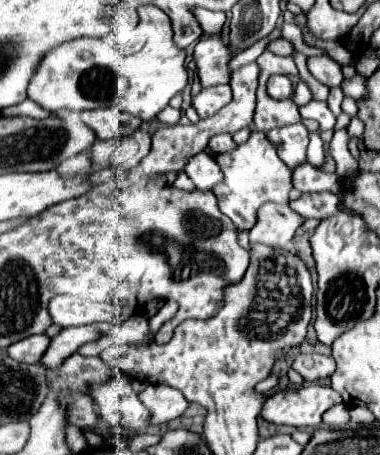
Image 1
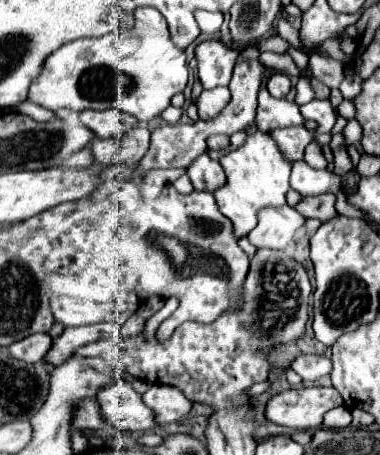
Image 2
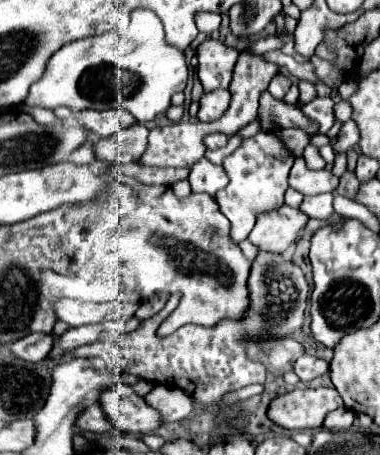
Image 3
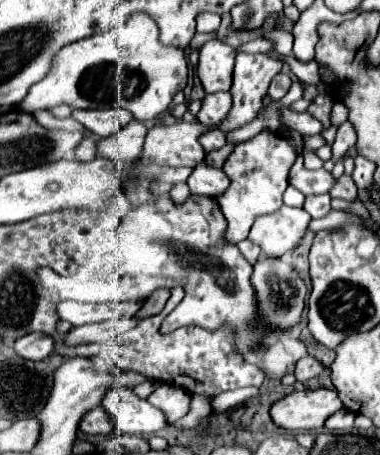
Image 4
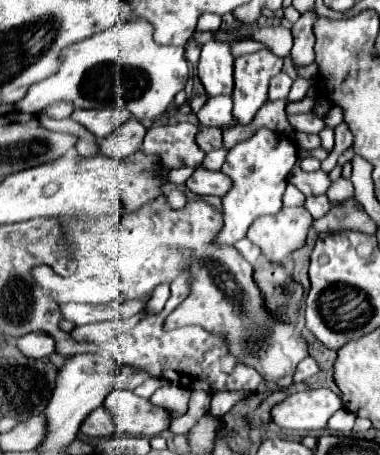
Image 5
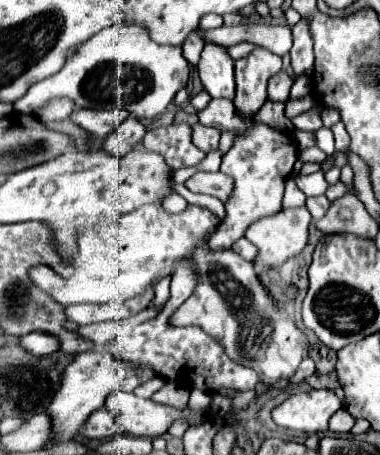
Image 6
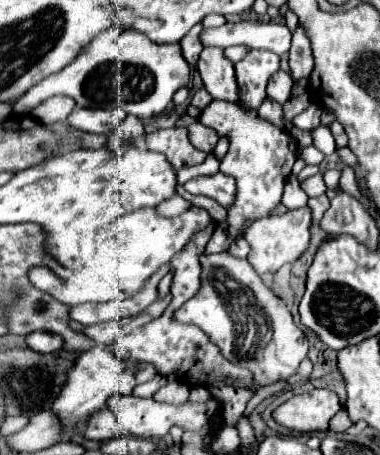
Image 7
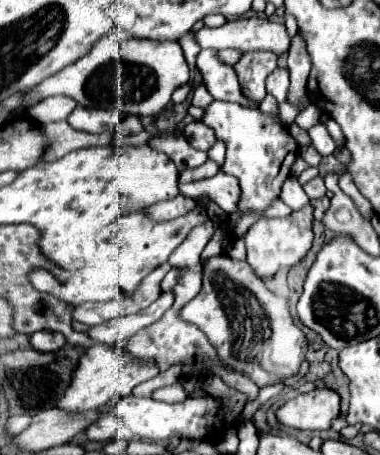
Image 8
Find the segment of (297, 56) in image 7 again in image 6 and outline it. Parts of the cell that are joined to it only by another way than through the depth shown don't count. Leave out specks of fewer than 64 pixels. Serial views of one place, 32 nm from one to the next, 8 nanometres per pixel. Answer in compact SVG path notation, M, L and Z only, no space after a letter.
M300 20L294 28L294 46L290 50L290 58L292 58L292 68L296 72L296 76L304 74L306 70L312 68L312 34L308 28L308 20Z

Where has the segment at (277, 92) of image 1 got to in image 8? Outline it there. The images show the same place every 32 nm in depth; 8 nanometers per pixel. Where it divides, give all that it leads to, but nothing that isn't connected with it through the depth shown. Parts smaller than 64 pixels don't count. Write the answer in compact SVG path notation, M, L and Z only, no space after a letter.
M276 68L276 72L272 72L272 74L268 76L266 88L268 88L268 94L272 94L278 102L286 102L286 94L288 94L288 88L290 88L288 70Z

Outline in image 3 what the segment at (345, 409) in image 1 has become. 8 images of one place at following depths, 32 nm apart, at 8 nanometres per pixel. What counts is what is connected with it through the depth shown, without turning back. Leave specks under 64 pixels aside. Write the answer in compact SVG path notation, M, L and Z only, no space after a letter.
M345 407L338 408L334 412L330 412L326 416L323 426L327 429L338 432L348 430L354 421L354 413L352 410L348 410Z

